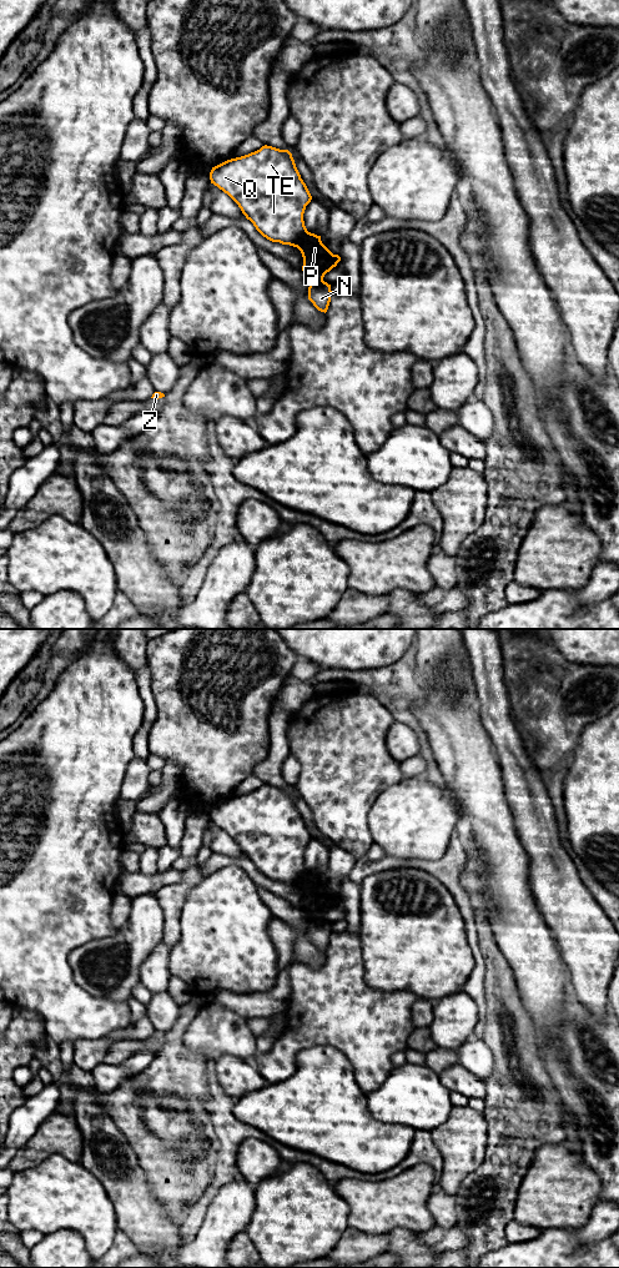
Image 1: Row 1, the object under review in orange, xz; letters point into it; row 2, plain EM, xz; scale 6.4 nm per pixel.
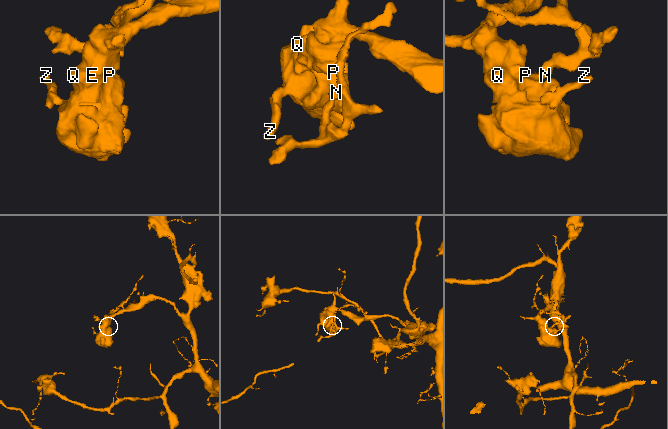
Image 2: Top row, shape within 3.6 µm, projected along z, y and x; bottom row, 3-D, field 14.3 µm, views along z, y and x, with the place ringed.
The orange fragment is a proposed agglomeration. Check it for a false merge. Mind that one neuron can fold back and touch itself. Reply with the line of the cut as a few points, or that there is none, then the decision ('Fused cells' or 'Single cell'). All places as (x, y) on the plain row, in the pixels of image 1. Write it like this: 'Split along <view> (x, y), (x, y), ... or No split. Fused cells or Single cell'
Split along xz (322, 919), (311, 921). Fused cells

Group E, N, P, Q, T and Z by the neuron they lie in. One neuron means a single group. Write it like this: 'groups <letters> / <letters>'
groups E P Q T Z / N

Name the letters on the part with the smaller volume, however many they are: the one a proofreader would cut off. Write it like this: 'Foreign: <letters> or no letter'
Foreign: N

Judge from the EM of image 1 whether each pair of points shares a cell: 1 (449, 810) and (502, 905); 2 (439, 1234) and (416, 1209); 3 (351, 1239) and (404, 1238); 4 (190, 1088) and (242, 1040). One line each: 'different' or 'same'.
1: different
2: different
3: same
4: different

